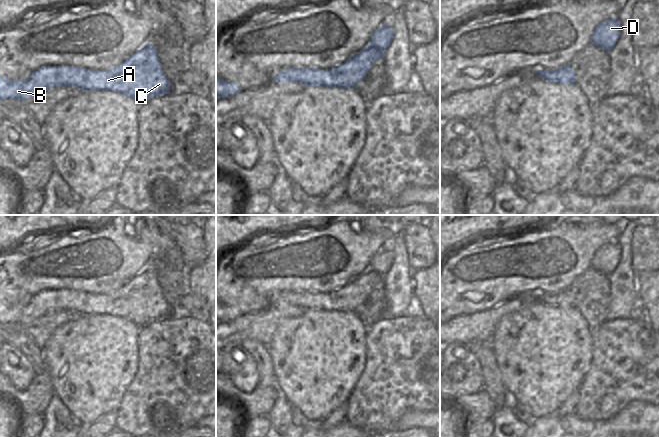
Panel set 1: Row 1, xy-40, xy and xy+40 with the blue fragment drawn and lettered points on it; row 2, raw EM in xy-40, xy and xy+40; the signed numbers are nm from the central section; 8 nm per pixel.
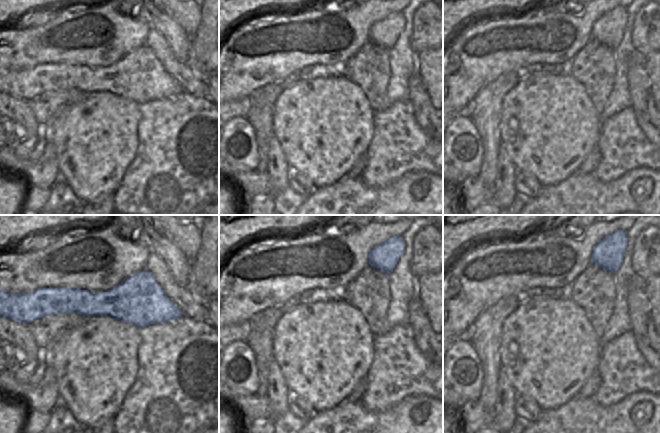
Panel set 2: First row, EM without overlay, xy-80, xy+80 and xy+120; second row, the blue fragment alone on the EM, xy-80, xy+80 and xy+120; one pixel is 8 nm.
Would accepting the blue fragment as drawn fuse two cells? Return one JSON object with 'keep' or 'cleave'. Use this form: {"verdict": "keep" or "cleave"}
{"verdict": "cleave"}

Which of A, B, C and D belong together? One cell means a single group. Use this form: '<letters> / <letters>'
A B C / D

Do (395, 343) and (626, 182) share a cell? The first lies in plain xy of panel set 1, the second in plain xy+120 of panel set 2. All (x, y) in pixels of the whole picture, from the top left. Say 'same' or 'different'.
different

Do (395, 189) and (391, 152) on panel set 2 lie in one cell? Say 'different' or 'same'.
different

